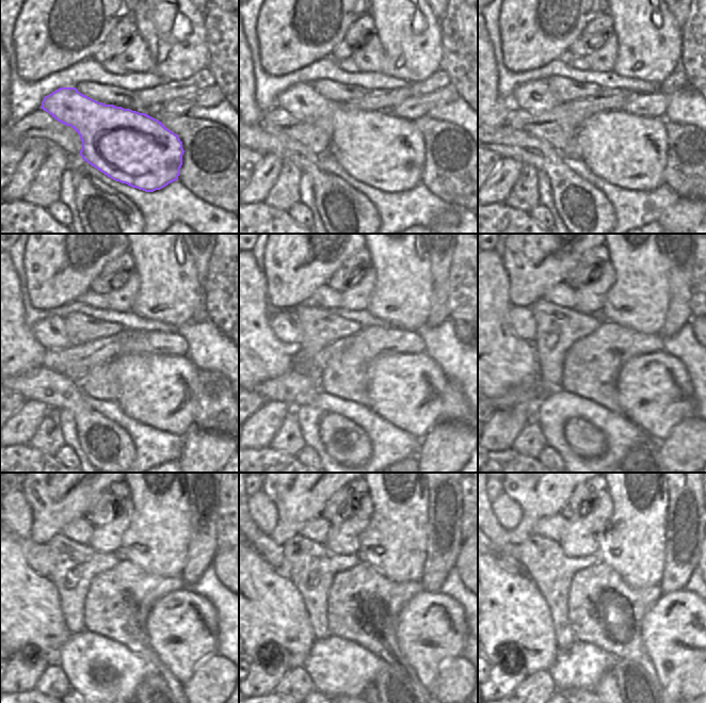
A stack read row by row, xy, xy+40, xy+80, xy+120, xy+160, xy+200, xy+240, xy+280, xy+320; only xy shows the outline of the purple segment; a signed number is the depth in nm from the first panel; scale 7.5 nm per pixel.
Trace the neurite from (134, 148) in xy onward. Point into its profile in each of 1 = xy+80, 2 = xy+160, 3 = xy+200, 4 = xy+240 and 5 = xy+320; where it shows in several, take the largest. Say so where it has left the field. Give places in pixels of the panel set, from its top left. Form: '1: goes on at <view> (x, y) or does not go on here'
1: goes on at xy+80 (629, 152)
2: goes on at xy+160 (407, 390)
3: goes on at xy+200 (655, 392)
4: goes on at xy+240 (182, 627)
5: goes on at xy+320 (678, 632)

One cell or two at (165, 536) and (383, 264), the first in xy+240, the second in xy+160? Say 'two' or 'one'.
one

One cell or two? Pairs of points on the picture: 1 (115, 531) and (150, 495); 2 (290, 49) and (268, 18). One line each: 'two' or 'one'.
1: two
2: one

